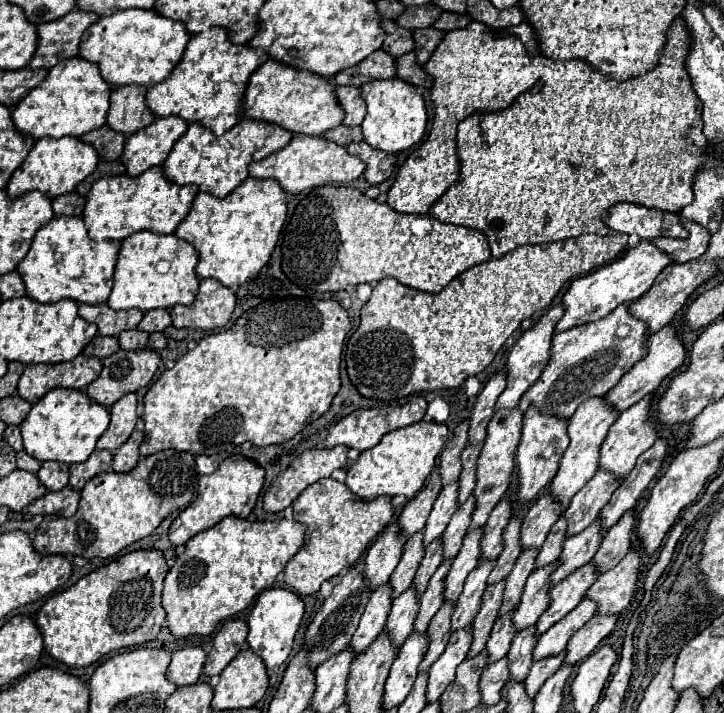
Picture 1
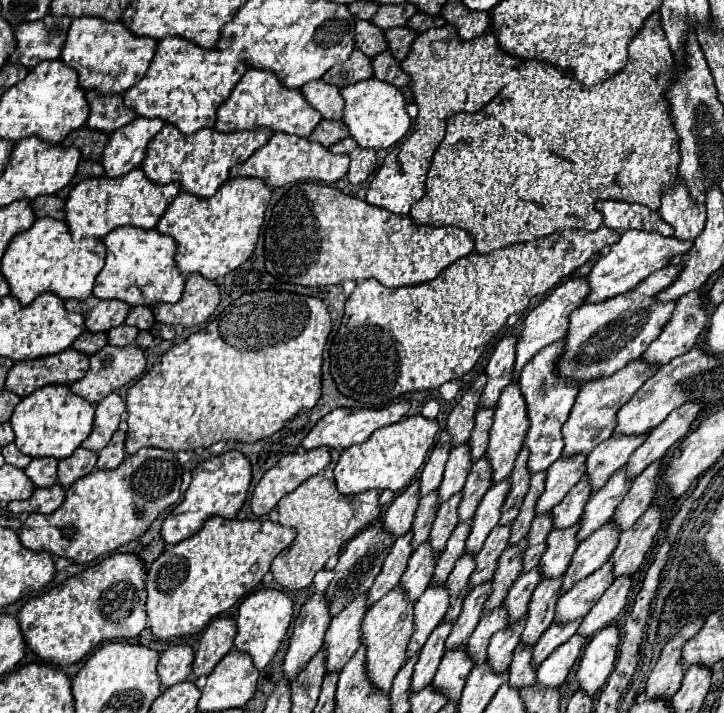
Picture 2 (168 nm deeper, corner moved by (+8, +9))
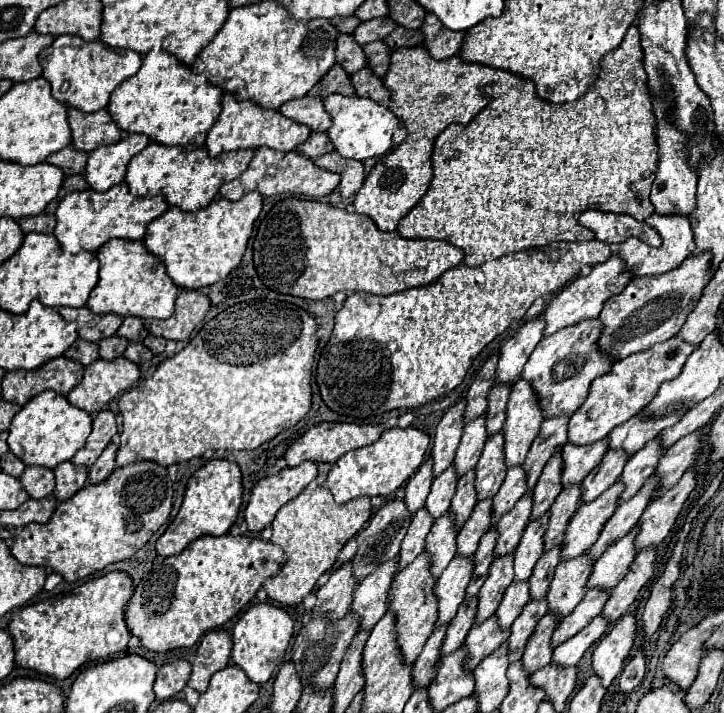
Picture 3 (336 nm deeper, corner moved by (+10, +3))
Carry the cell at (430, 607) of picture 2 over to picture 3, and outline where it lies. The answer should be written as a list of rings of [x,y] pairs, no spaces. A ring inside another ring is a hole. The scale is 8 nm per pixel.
[[[455,556],[449,566],[443,570],[443,574],[437,580],[435,596],[439,598],[439,620],[437,626],[449,622],[453,614],[457,612],[459,604],[465,600],[467,584],[473,576],[473,558],[461,558]]]

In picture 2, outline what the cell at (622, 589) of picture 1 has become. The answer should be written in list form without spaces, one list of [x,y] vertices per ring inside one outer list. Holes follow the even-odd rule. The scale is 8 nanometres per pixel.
[[[651,506],[637,522],[633,528],[625,530],[619,538],[619,544],[615,552],[611,554],[613,558],[613,576],[631,576],[635,570],[641,566],[645,560],[645,554],[649,552],[653,544],[653,536],[657,534],[661,524],[661,510]]]

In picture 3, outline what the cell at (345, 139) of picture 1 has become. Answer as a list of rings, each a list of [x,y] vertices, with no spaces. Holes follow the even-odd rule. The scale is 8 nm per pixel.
[[[311,132],[309,138],[297,146],[297,152],[307,158],[317,158],[327,152],[333,152],[333,144],[329,142],[325,132]]]

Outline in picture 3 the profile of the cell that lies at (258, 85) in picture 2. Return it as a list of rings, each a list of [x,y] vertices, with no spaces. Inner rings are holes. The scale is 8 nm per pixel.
[[[225,94],[221,98],[221,114],[205,138],[205,148],[207,148],[209,156],[217,156],[221,152],[231,152],[231,150],[241,150],[241,148],[255,150],[261,146],[267,146],[267,148],[273,148],[279,152],[291,152],[301,142],[307,140],[309,132],[311,130],[307,126],[291,122],[277,110],[263,110],[263,108],[259,110],[259,106],[253,102],[241,102],[241,100],[235,100],[233,96]]]

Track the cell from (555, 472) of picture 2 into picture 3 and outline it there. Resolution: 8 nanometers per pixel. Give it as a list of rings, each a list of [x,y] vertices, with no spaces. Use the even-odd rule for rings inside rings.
[[[605,438],[603,442],[595,442],[593,446],[563,446],[563,486],[581,482],[605,456]]]

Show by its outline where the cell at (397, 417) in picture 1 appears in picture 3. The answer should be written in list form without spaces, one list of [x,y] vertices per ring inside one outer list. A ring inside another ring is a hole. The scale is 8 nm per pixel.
[[[321,422],[321,424],[315,424],[311,426],[303,436],[299,436],[285,452],[285,460],[287,460],[287,466],[297,466],[305,460],[311,460],[315,464],[319,462],[329,462],[329,464],[335,464],[345,452],[349,450],[357,450],[361,446],[367,446],[367,444],[373,444],[383,432],[383,426],[381,424],[345,424],[345,422]]]

